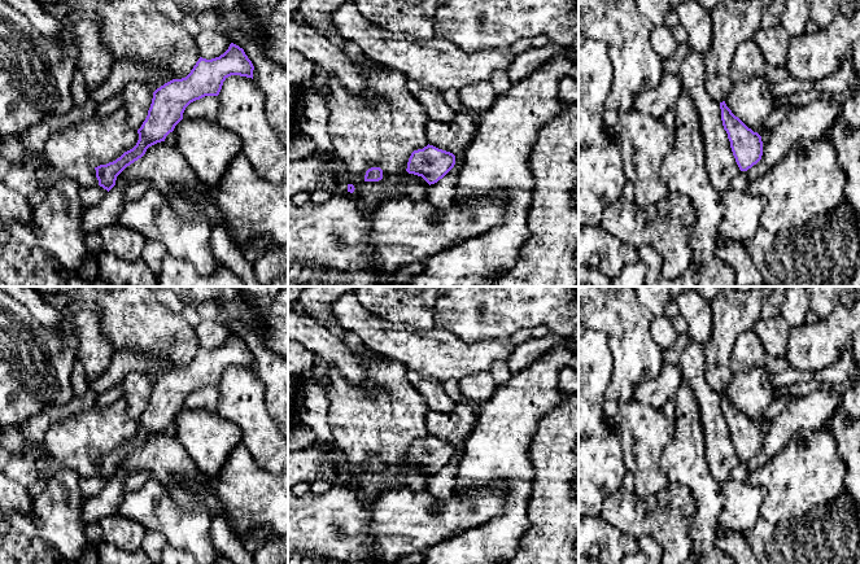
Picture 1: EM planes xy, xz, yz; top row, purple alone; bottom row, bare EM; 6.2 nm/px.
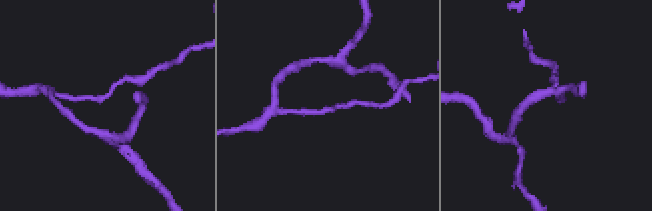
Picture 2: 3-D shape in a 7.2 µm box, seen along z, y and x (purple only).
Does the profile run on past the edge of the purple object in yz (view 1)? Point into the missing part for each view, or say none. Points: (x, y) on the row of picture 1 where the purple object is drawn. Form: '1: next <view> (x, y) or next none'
1: next none

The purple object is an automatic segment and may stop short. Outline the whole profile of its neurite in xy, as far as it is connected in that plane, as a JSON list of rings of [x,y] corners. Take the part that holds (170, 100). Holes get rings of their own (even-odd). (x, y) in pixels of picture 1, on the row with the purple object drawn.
[[[231,43],[219,57],[200,57],[185,78],[173,79],[157,88],[148,115],[137,130],[136,145],[115,161],[95,167],[99,185],[109,192],[127,166],[141,158],[149,147],[165,141],[183,119],[183,113],[191,102],[205,96],[218,96],[223,82],[231,75],[253,79],[253,70],[254,66],[244,49]]]

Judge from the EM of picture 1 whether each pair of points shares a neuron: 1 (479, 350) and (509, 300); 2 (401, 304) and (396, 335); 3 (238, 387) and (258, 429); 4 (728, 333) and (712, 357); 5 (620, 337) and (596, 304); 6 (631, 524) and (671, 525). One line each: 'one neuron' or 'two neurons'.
1: two neurons
2: two neurons
3: one neuron
4: one neuron
5: one neuron
6: one neuron

